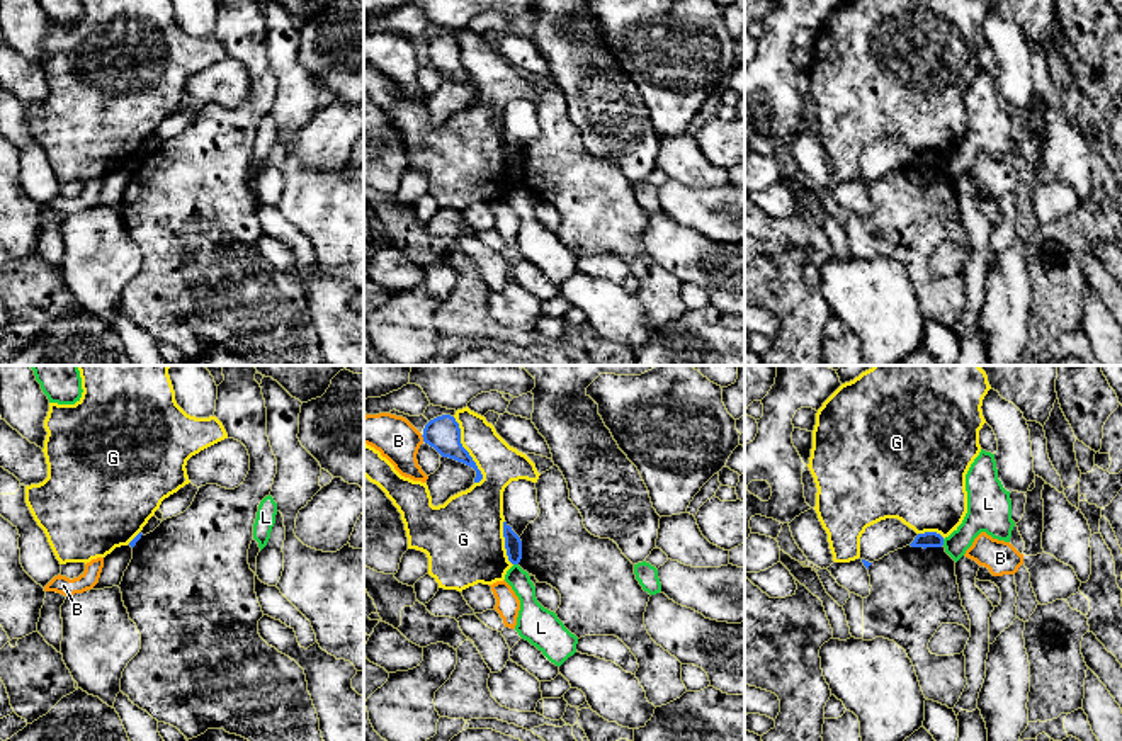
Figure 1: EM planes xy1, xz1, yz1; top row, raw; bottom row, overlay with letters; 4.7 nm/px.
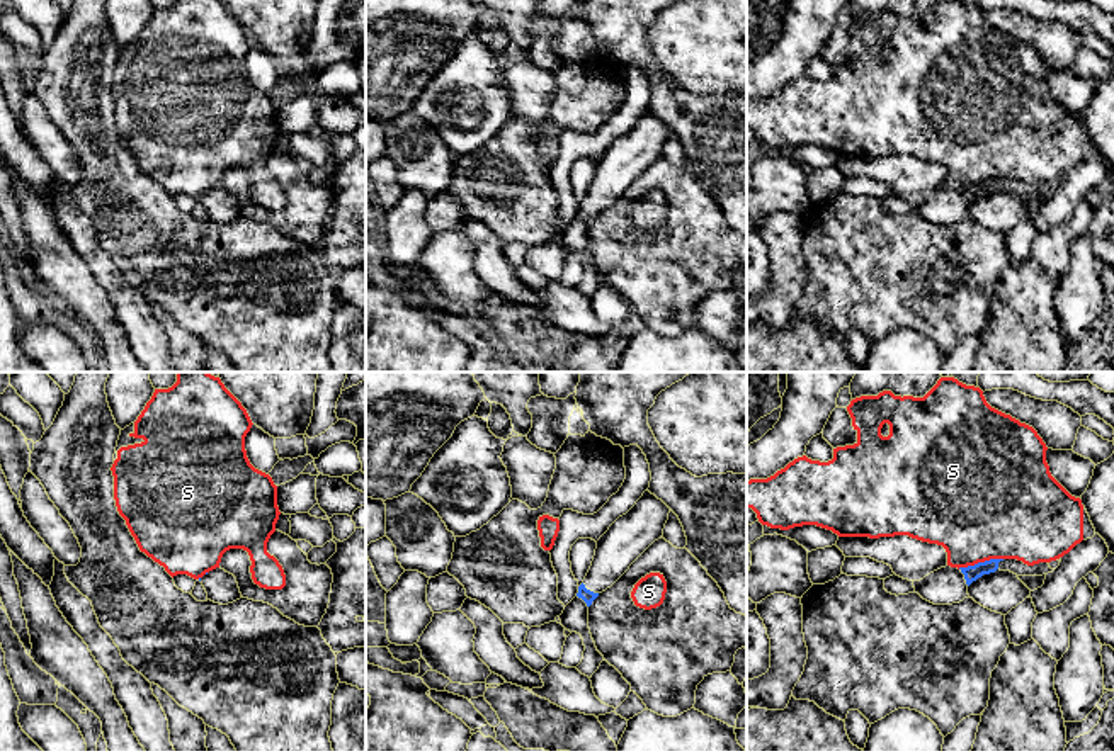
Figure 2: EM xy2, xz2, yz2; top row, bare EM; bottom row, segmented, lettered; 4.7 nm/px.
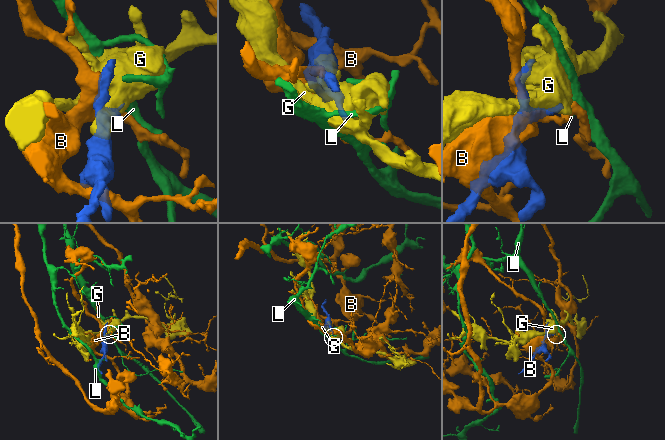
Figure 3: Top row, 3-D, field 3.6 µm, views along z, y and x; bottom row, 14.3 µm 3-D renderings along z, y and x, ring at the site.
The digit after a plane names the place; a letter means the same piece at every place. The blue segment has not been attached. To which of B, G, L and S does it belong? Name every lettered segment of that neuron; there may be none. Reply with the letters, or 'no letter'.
no letter

